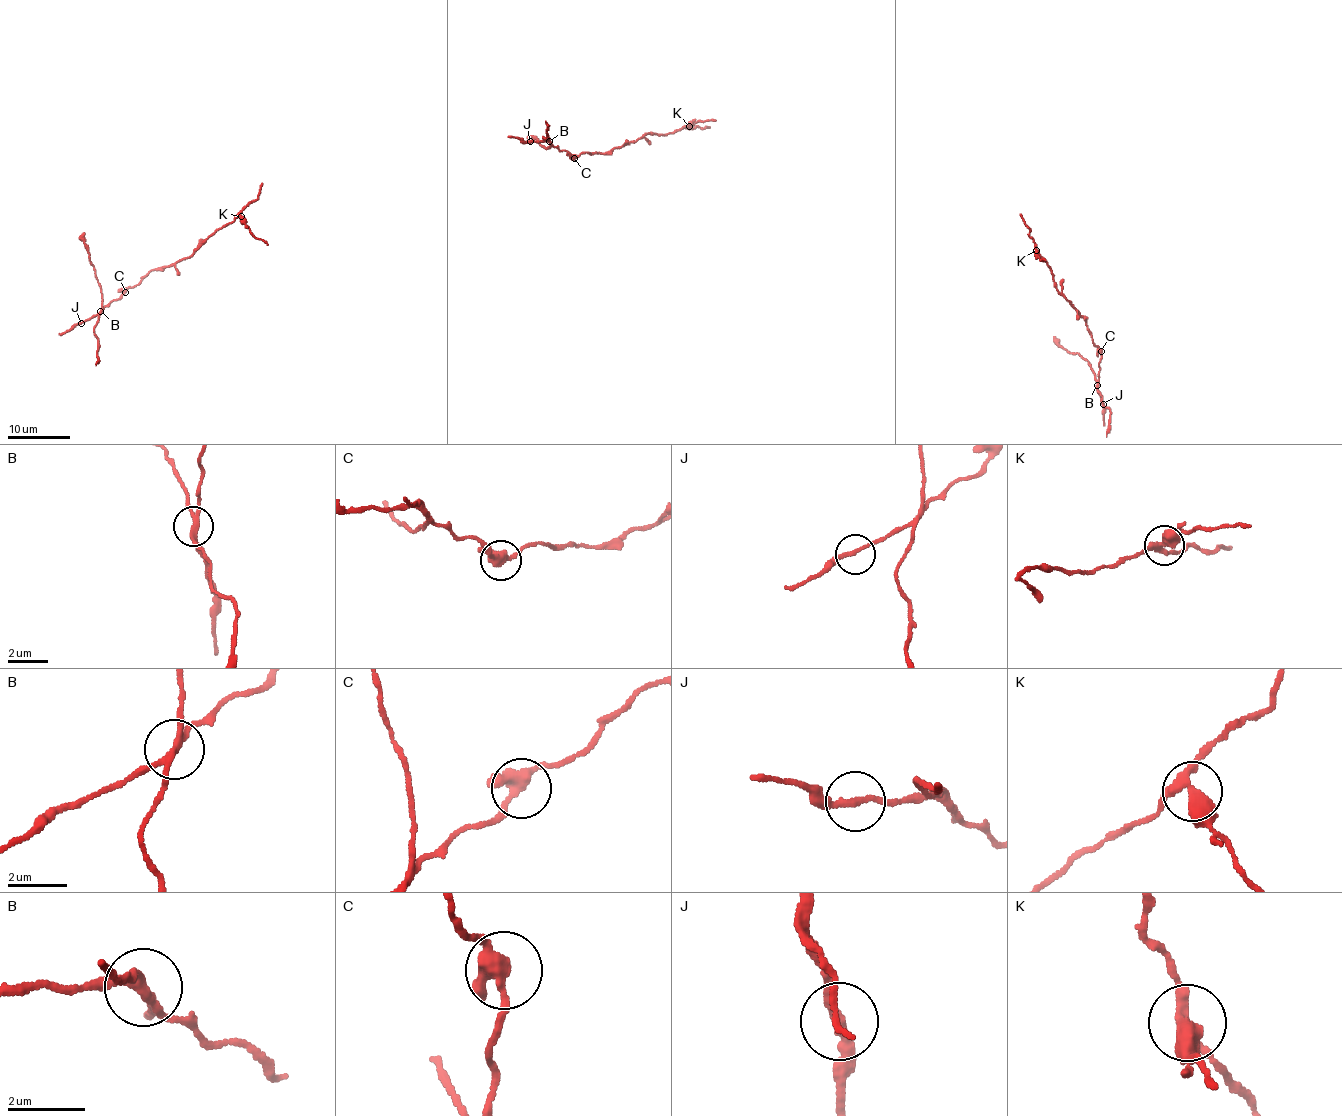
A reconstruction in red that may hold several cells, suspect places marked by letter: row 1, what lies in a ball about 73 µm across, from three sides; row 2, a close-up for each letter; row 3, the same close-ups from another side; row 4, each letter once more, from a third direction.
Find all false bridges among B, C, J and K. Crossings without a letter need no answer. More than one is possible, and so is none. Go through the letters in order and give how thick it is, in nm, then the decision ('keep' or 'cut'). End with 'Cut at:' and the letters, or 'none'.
B: calibre 200 nm; cut
C: calibre 340 nm; keep
J: calibre 190 nm; keep
K: calibre 360 nm; cut
Cut at: B, K

